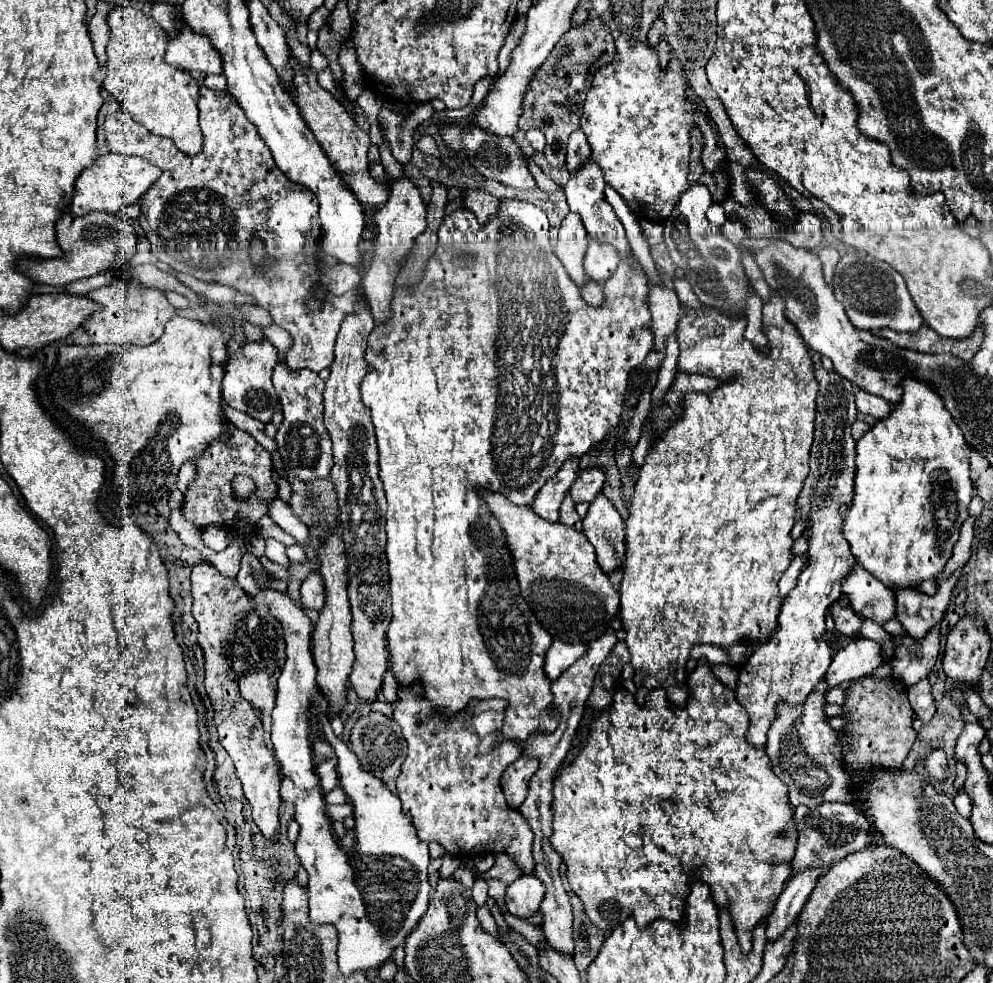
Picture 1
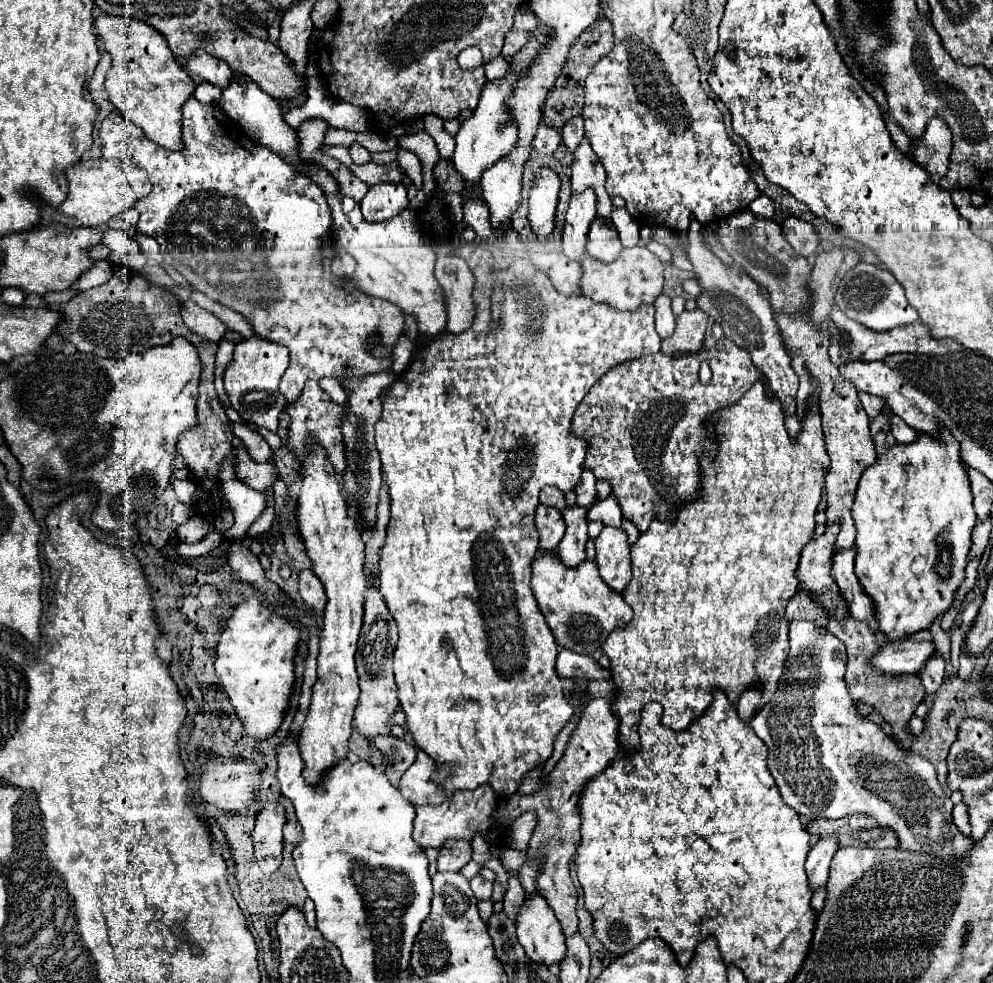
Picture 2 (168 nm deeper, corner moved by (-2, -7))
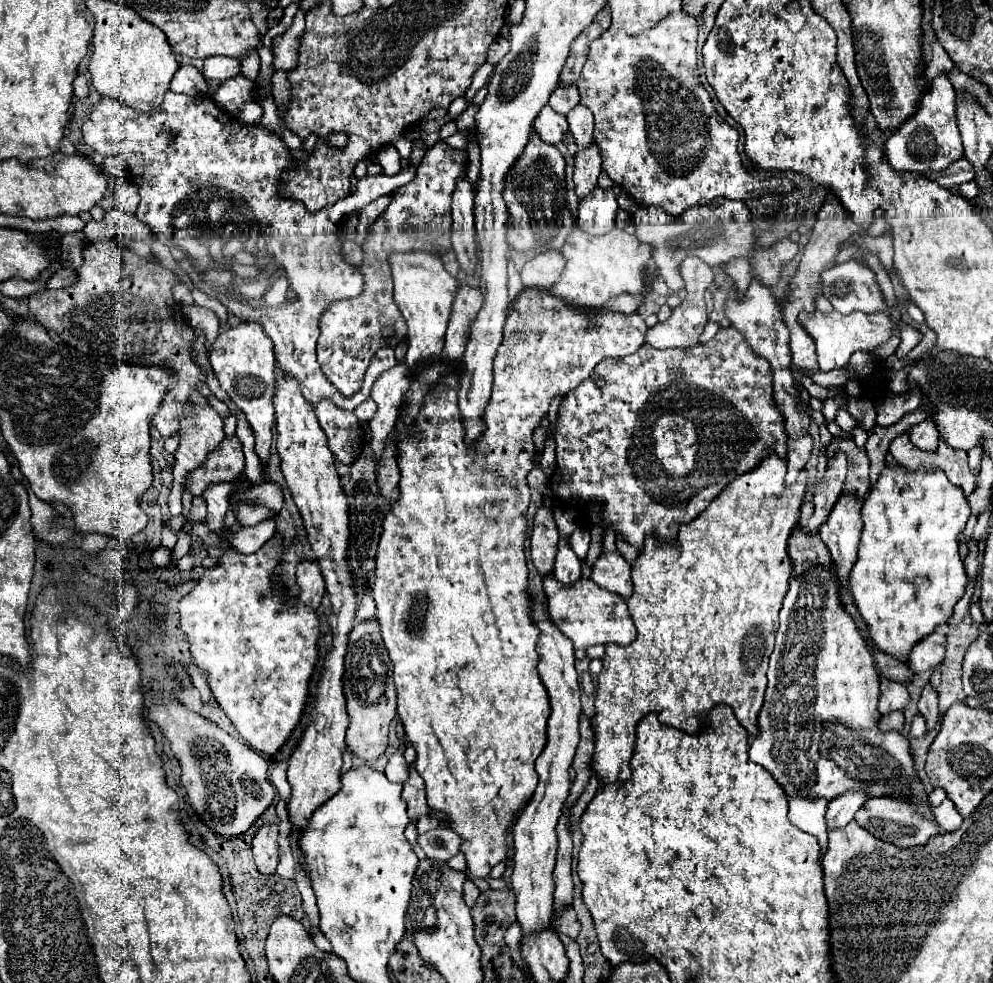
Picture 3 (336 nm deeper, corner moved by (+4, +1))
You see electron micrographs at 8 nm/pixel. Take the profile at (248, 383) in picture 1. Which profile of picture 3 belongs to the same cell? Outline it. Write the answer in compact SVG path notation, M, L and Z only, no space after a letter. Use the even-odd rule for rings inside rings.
M240 323L228 331L218 333L210 349L210 365L216 371L220 387L228 393L230 401L244 411L252 431L256 433L256 453L266 467L272 443L274 425L274 381L276 381L276 353L274 343L264 333L260 323Z

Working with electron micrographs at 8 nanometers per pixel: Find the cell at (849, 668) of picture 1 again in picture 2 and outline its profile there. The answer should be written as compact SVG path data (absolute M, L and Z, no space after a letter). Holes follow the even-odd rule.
M896 641L882 647L870 661L872 667L884 673L918 673L924 663L934 657L936 649L932 641Z

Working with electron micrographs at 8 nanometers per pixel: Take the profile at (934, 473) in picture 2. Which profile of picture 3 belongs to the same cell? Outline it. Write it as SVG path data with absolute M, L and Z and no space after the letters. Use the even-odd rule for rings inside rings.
M886 465L878 481L870 485L860 513L864 531L858 559L848 577L850 591L854 595L858 613L868 625L868 635L874 647L898 657L900 661L906 661L910 649L922 637L930 635L936 625L948 623L954 605L964 595L966 571L958 553L958 535L964 531L972 515L970 505L962 487L952 485L942 469L920 467L912 471L902 465Z

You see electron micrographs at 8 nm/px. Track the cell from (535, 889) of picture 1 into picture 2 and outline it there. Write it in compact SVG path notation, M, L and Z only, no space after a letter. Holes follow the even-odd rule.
M542 895L524 901L516 919L516 931L530 961L552 965L566 957L566 937Z

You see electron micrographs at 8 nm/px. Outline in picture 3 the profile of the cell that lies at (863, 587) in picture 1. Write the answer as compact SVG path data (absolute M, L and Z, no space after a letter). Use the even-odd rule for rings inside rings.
M840 495L828 521L820 527L820 539L832 553L836 575L840 577L838 581L842 587L848 585L848 573L858 557L858 543L862 533L860 507L862 501L856 501L850 495Z

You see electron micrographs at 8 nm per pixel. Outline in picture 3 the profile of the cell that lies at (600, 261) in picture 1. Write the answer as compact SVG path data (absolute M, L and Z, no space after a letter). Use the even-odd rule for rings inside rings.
M594 189L586 199L580 201L578 209L578 227L590 235L610 233L616 227L618 203L612 189Z

